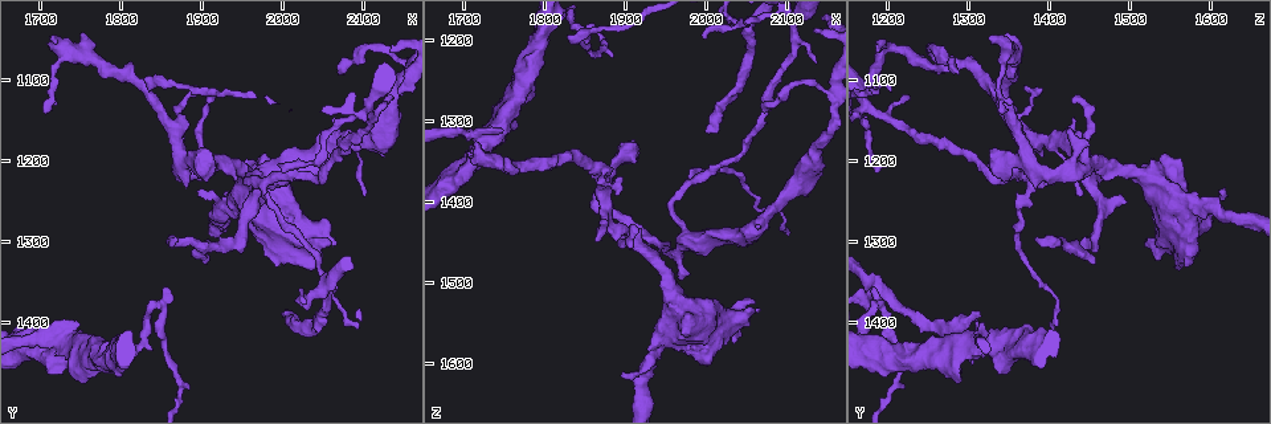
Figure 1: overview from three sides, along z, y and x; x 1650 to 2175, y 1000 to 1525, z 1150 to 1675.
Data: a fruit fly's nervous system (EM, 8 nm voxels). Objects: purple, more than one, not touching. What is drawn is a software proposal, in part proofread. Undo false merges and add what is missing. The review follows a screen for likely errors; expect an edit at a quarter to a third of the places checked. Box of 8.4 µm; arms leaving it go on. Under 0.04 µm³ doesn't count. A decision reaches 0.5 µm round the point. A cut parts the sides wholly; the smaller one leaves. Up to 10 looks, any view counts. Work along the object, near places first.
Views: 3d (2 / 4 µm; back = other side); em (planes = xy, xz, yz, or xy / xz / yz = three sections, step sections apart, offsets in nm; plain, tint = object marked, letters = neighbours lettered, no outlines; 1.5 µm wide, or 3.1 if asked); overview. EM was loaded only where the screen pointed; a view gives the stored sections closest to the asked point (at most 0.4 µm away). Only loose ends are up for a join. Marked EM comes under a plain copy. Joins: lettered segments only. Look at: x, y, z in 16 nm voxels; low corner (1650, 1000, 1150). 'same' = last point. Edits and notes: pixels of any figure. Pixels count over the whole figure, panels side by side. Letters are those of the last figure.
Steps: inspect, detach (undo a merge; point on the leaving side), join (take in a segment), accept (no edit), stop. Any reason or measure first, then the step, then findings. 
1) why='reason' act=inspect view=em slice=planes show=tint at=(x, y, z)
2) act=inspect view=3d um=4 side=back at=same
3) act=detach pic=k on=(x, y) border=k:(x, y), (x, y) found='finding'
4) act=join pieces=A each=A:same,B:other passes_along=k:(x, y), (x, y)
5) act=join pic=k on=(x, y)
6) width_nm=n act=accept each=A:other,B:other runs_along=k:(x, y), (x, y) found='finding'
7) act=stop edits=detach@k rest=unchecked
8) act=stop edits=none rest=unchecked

why='tapers out' act=inspect view=em slice=planes show=letters at=(2100, 1240, 1440)

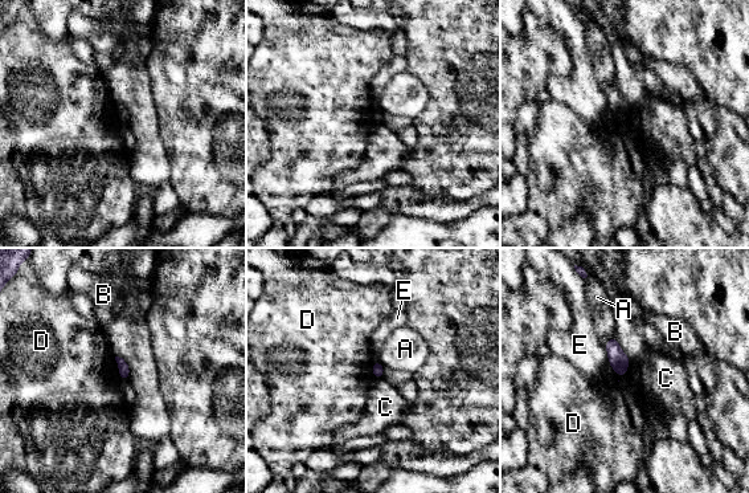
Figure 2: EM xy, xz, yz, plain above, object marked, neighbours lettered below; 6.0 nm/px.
width_nm=70 act=accept each=A:other,B:other,C:other,D:other,E:other border=2:(376, 378), (381, 379) found='no lettered segment goes on from it'

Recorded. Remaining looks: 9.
why='an open end' act=inspect view=em slice=planes show=letters at=(1995, 1205, 1195)

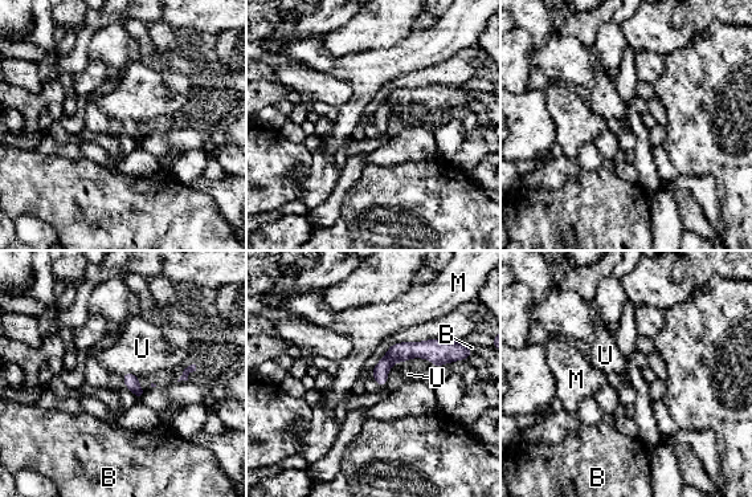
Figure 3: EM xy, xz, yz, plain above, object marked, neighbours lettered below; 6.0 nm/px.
width_nm=90 act=accept each=B:other,M:other,U:other border=3:(122, 374), (131, 373), (139, 377) found='none of them fits'

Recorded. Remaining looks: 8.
why='free end' act=inspect view=3d um=2 at=(2000, 1385, 1315)

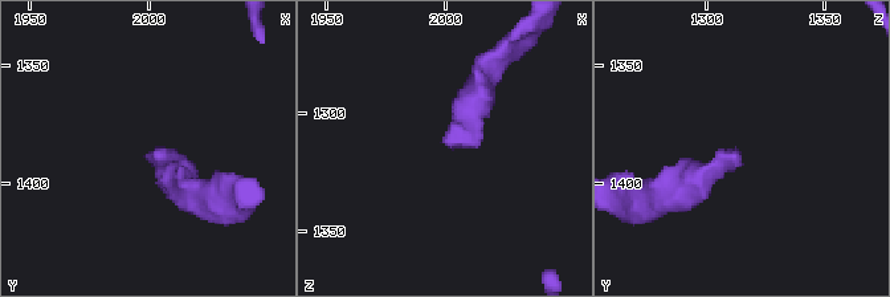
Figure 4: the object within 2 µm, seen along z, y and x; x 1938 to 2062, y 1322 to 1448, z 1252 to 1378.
why='now the EM' act=inspect view=em slice=planes show=letters at=(1999, 1388, 1312)

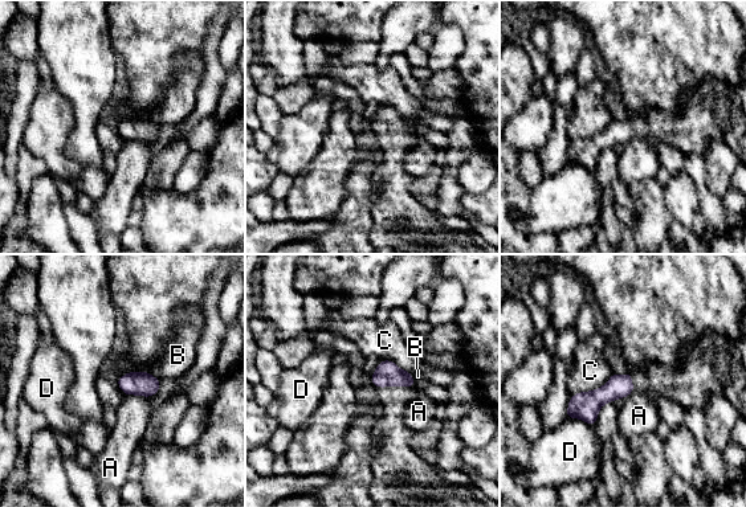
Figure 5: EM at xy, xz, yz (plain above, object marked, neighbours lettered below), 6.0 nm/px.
act=accept each=A:other,B:other,C:other,D:other border=5:(126, 395), (149, 397) found='none of them fits'

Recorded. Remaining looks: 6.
why='arms part here' act=inspect view=3d um=2 at=(1725, 1425, 1320)

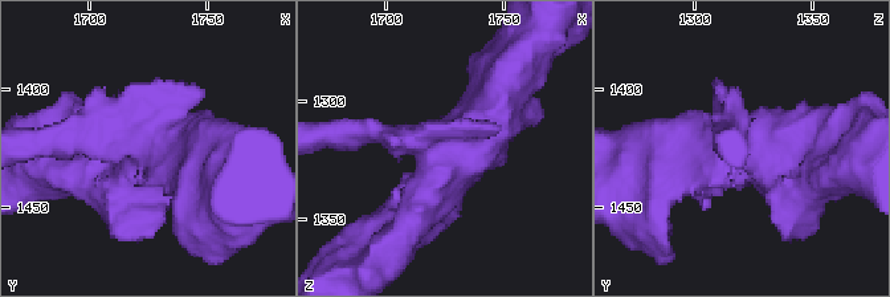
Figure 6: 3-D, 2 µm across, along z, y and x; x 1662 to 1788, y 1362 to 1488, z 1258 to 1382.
why='shape alone is not enough' act=inspect view=em slice=xz step=4 show=tint at=(1727, 1424, 1326)

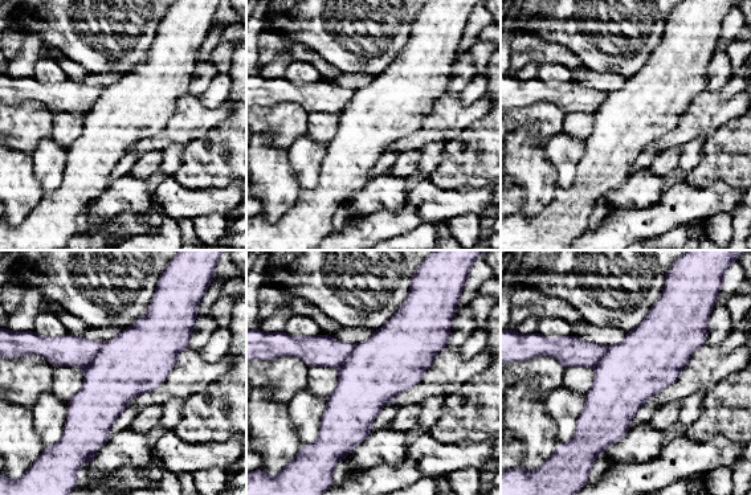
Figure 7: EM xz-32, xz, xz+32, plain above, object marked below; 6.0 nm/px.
act=inspect view=em slice=planes show=letters at=same

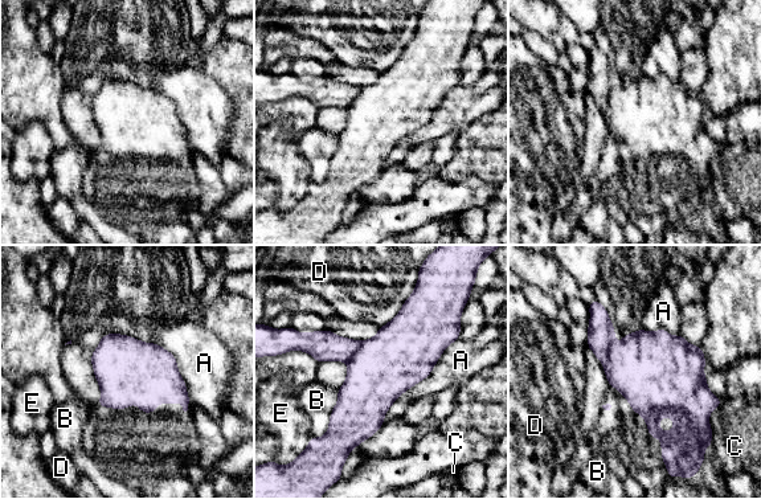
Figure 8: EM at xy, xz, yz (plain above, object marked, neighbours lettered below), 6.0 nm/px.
act=detach pic=8 on=(601, 334) each=A:other,B:other,C:other,D:other,E:other found='two cells meet here'

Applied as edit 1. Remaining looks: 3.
act=stop edits=detach@8 rest=unchecked

